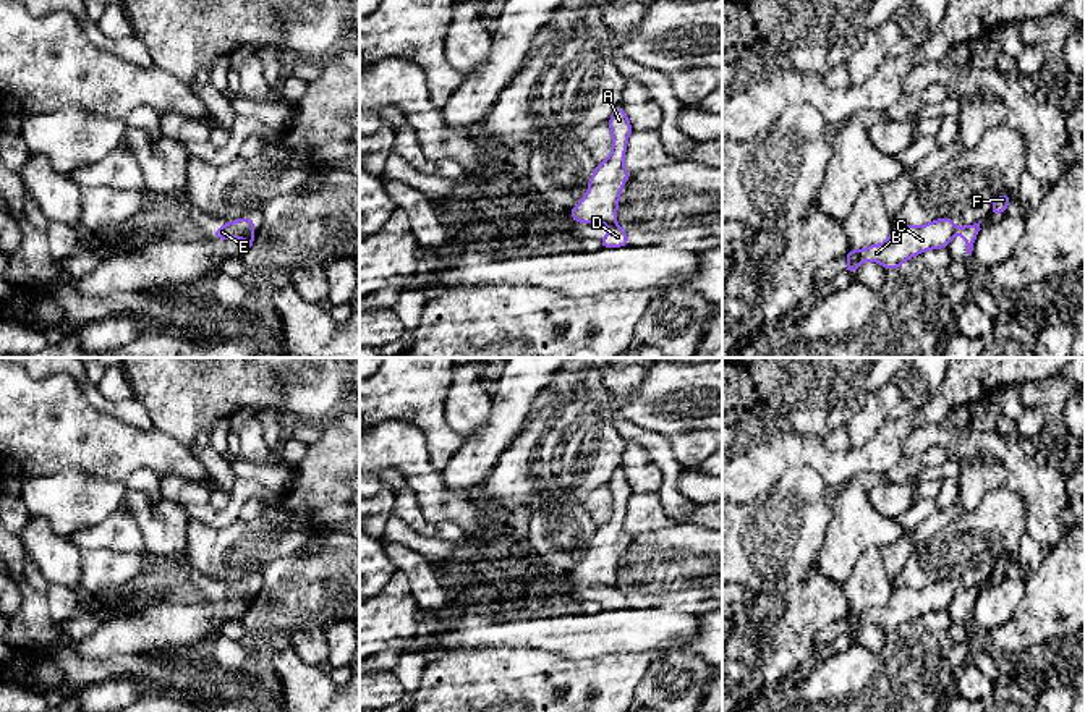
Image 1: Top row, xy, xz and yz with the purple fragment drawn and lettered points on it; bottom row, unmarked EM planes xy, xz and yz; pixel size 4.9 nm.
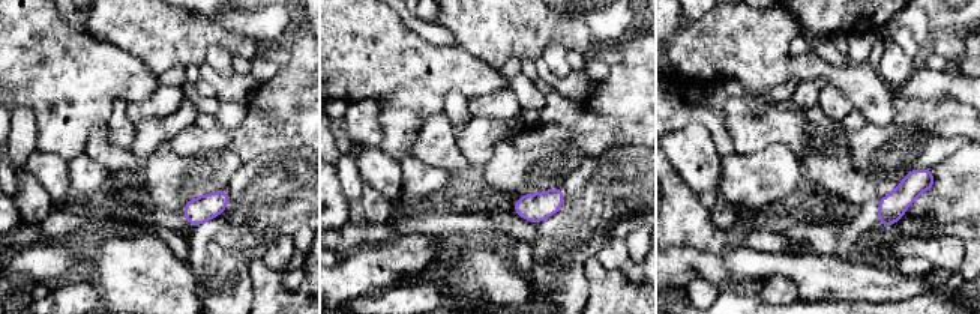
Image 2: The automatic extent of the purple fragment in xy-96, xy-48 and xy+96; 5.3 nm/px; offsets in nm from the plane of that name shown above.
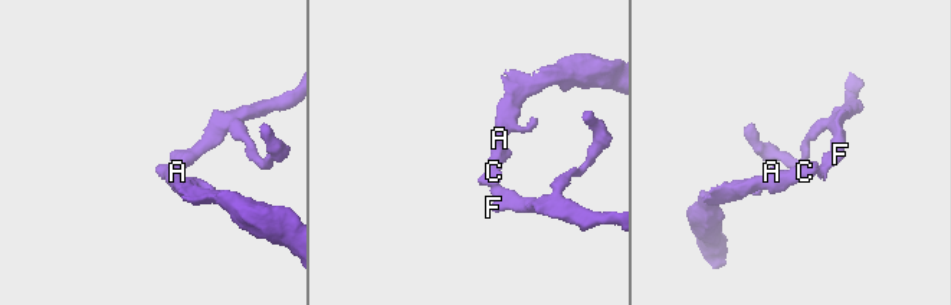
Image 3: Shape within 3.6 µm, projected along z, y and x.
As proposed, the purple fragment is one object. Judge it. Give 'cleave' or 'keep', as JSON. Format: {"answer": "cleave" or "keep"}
{"answer": "cleave"}

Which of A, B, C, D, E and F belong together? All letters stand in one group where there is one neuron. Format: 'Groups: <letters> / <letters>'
Groups: A B C E / D F

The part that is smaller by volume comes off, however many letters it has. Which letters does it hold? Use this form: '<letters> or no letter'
D, F

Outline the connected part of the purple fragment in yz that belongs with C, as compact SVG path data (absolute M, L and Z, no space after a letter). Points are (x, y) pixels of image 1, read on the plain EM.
M949 579L938 581L923 589L894 589L889 602L883 607L871 607L862 613L850 610L850 613L842 618L849 623L845 634L853 639L863 623L876 623L887 633L897 631L907 621L923 613L947 610L954 594L954 583Z

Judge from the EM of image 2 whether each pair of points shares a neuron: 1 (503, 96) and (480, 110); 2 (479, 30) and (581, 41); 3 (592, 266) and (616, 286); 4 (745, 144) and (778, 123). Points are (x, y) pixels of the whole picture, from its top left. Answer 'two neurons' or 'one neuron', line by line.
1: one neuron
2: one neuron
3: one neuron
4: one neuron

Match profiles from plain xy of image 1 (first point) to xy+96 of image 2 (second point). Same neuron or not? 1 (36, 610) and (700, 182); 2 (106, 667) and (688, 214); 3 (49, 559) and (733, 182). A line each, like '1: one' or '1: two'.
1: two
2: two
3: two

